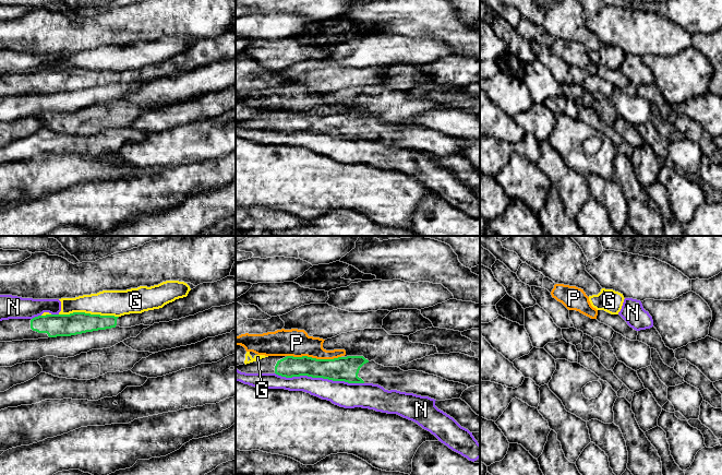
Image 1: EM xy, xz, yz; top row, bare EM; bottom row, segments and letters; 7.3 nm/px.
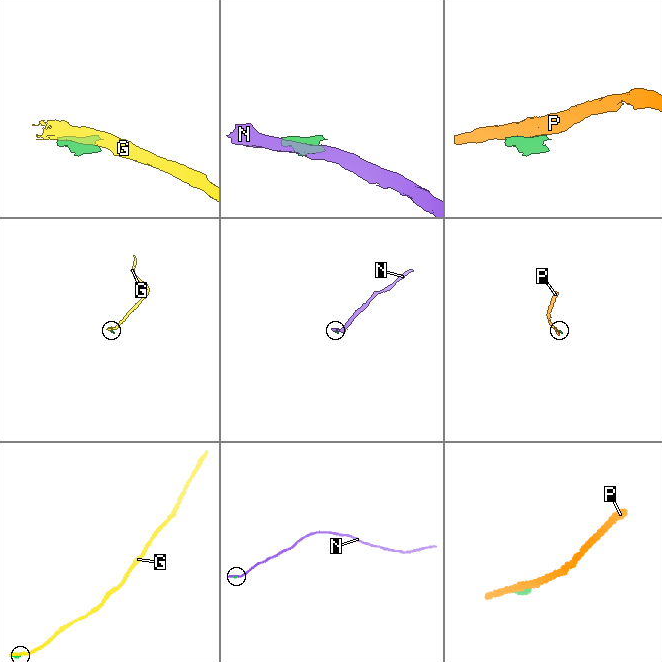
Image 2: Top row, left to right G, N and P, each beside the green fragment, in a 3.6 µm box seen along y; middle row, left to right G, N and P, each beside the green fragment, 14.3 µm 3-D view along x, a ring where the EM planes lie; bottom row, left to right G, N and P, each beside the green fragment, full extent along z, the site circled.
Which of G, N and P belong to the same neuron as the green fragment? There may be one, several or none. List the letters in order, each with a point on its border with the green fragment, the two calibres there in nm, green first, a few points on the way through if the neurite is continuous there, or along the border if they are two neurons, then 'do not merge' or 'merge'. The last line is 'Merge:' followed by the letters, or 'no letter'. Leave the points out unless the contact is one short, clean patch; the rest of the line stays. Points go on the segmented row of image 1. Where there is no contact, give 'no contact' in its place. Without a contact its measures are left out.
G: contact xy (88, 313); calibres 160 and 190 nm; do not merge
N: contact xz (320, 377); calibres 180 and 190 nm; do not merge
P: contact xz (314, 358); calibres 180 and 200 nm; do not merge
Merge: no letter

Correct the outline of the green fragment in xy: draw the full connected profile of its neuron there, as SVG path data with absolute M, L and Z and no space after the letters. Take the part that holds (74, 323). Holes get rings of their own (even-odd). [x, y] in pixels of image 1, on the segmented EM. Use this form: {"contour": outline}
{"contour": "M227 276L214 283L200 284L191 289L186 297L142 313L115 317L73 312L38 316L33 319L2 320L0 321L0 342L71 336L116 326L153 325L194 316L212 307L226 306L234 301L236 277Z"}

